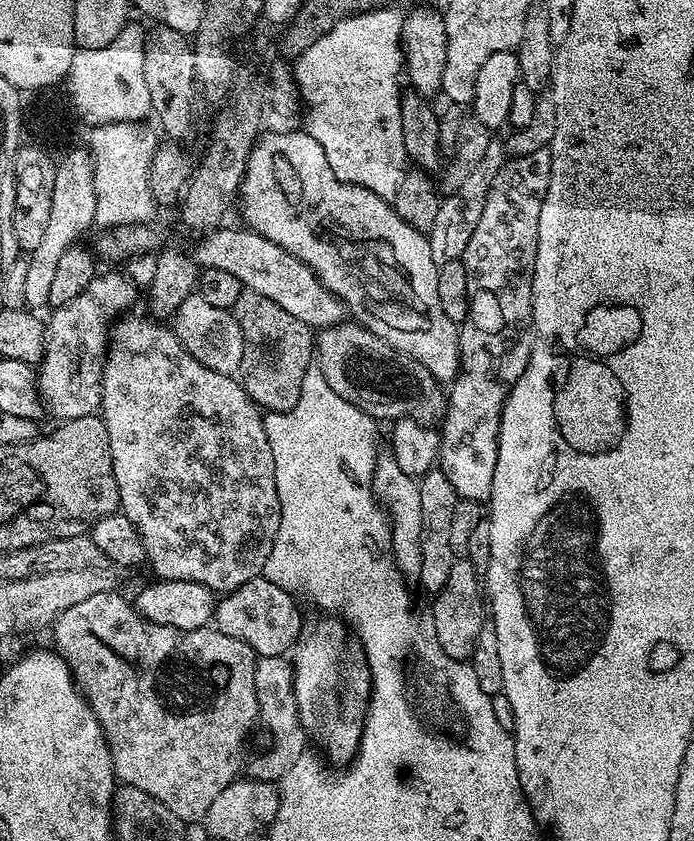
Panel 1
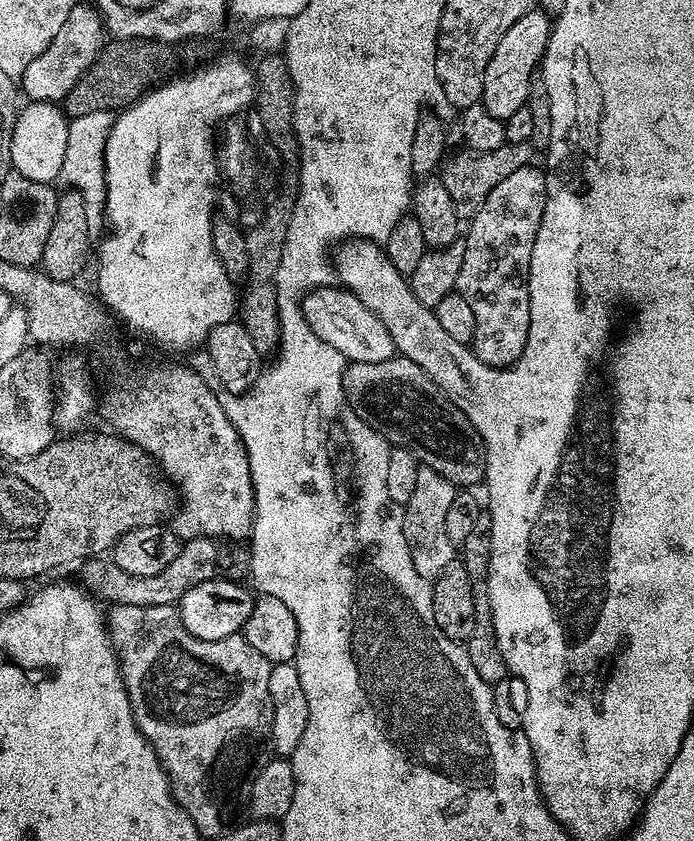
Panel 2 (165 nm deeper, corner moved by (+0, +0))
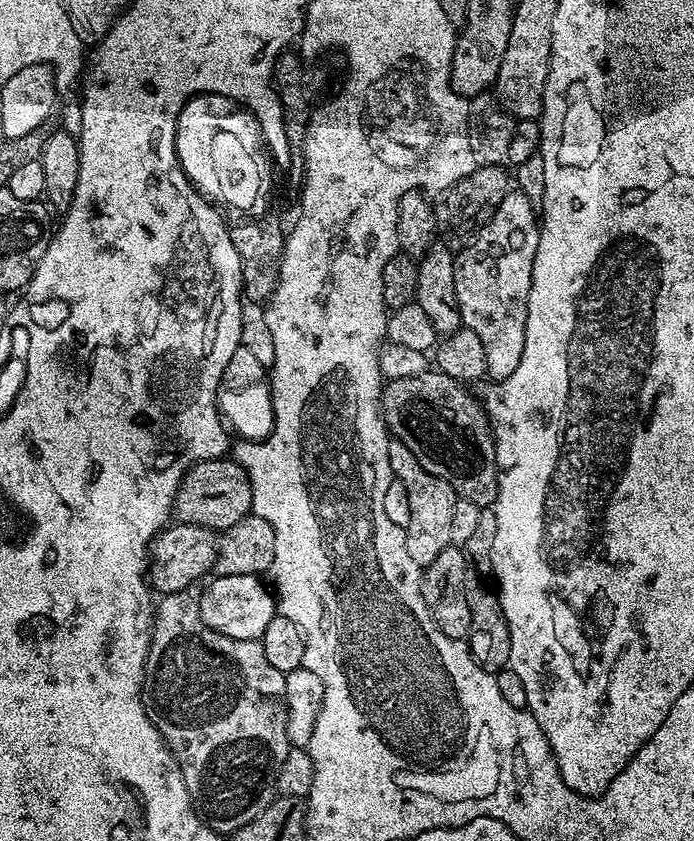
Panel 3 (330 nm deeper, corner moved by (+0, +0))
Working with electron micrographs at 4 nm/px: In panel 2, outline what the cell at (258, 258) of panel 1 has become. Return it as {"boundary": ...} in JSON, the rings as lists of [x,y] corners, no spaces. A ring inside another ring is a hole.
{"boundary":[[[321,286],[311,289],[302,296],[304,317],[322,338],[322,342],[330,342],[338,354],[344,356],[345,361],[357,364],[358,362],[384,362],[397,355],[394,338],[390,338],[390,330],[382,326],[382,322],[373,312],[366,310],[362,302],[343,286]]]}

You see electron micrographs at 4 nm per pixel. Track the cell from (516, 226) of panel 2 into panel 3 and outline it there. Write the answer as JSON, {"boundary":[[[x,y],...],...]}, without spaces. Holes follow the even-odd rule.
{"boundary":[[[509,190],[498,202],[494,214],[472,237],[472,243],[459,249],[456,269],[454,270],[454,294],[458,294],[460,319],[463,327],[474,330],[486,349],[487,375],[499,382],[510,378],[522,362],[522,350],[526,346],[526,314],[528,313],[528,295],[532,285],[534,258],[538,250],[541,221],[537,209],[518,190]]]}

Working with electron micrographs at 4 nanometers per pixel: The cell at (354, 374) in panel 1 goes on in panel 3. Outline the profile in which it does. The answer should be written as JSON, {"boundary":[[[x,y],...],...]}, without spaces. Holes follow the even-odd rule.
{"boundary":[[[429,370],[412,378],[398,378],[387,381],[380,394],[380,414],[388,431],[395,439],[401,440],[422,462],[430,474],[450,482],[450,486],[461,500],[469,500],[481,506],[495,505],[498,494],[496,477],[496,439],[492,437],[492,424],[484,412],[483,403],[467,392],[459,380],[450,378],[439,370]]]}

